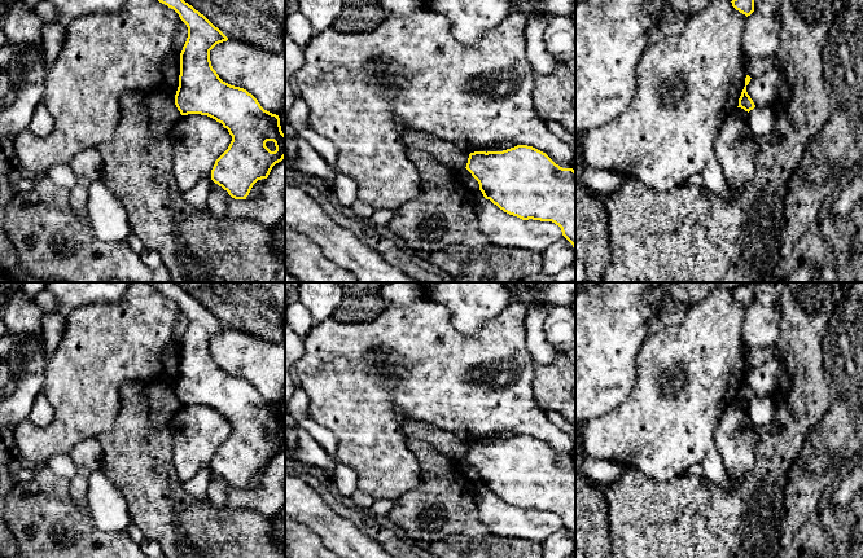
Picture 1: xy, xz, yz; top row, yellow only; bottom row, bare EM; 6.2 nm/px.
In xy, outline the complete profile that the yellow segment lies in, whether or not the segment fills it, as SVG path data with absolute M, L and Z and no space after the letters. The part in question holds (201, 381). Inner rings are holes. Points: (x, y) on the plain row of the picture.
M146 282L174 299L188 317L188 328L180 343L179 377L175 395L181 405L201 404L222 413L232 426L228 439L215 451L211 470L235 489L246 489L253 475L267 469L272 457L285 448L285 425L280 408L264 400L246 379L223 372L211 356L210 340L228 328L203 304L175 282Z

